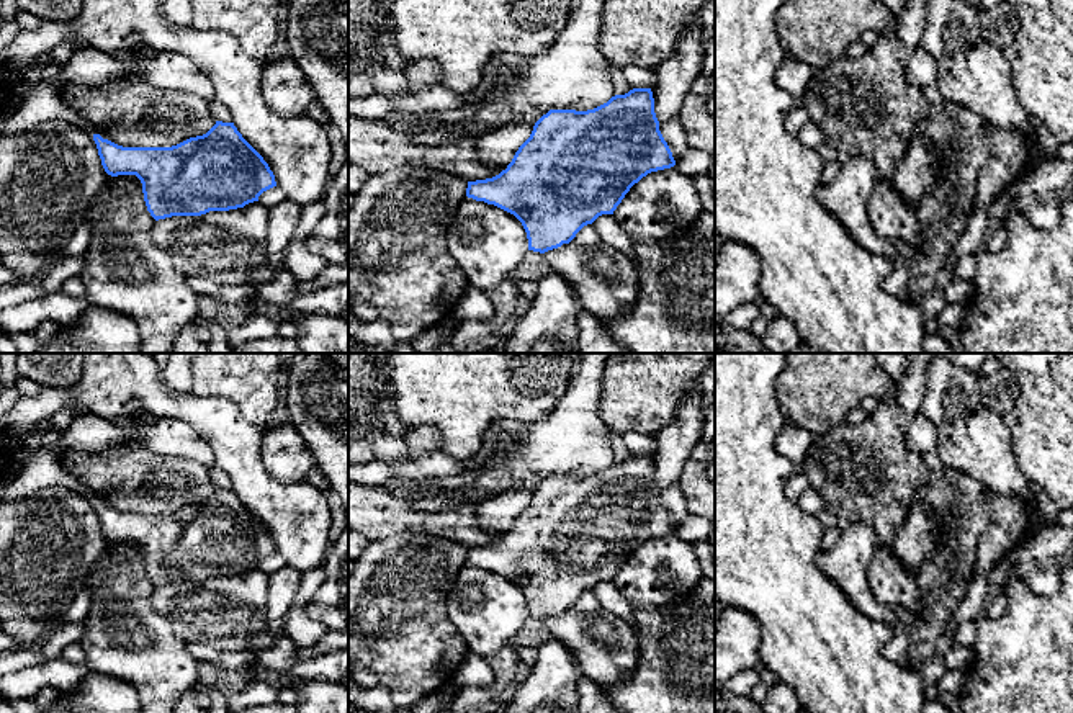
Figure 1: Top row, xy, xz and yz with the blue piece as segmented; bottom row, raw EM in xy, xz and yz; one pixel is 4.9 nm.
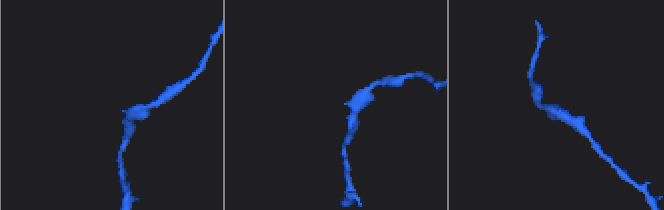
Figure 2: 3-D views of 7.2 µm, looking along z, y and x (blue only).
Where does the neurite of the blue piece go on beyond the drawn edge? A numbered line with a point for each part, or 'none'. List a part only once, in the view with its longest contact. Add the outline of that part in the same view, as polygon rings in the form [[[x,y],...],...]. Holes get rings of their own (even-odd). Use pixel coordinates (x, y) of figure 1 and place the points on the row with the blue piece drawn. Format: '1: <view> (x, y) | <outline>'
none

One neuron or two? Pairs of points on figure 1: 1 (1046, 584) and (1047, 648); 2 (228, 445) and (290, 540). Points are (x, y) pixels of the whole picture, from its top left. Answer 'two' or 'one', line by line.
1: two
2: one

